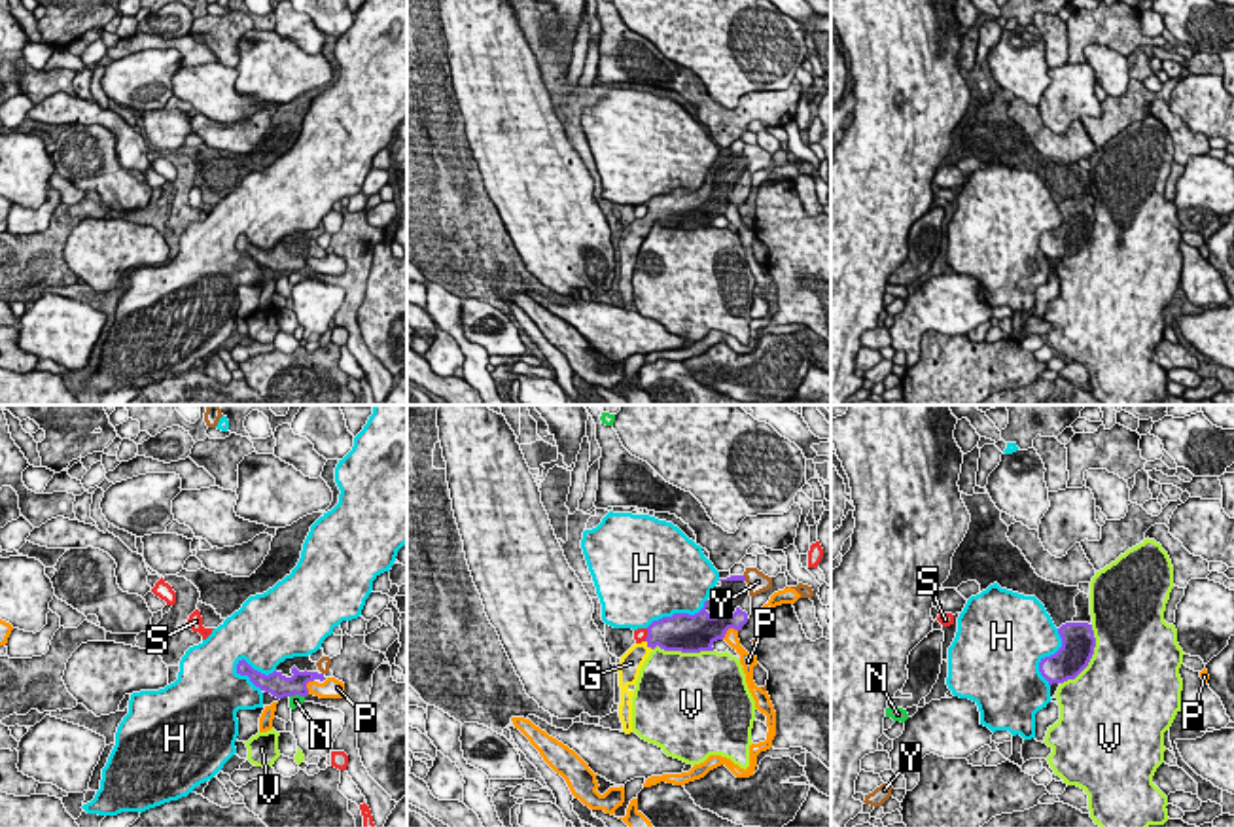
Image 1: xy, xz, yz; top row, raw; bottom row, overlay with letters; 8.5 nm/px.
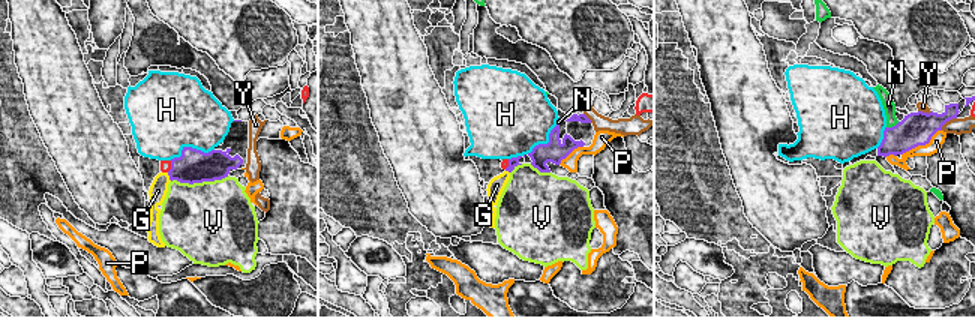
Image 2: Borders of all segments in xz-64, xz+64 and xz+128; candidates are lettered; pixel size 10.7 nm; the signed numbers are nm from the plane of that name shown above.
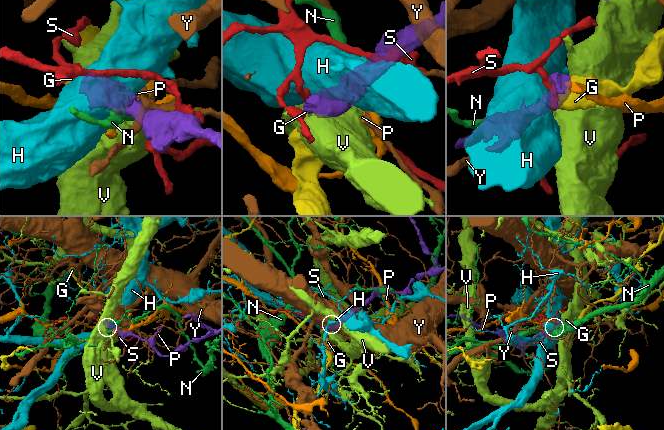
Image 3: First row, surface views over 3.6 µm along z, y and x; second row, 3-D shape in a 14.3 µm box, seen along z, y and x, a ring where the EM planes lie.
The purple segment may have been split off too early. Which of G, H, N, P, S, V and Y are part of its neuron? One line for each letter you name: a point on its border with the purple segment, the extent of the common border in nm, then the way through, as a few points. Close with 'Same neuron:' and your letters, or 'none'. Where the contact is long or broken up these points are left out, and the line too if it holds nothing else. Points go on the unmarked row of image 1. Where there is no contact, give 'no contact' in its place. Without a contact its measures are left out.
G: meets purple in xz at (648, 222); contact 110 nm long; runs through xz (672, 209), (661, 209), (648, 222), (631, 239)
Same neuron: G

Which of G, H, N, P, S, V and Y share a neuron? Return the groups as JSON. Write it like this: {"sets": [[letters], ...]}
{"sets": [["G"], ["H"], ["N"], ["P"], ["S"], ["V"], ["Y"]]}

